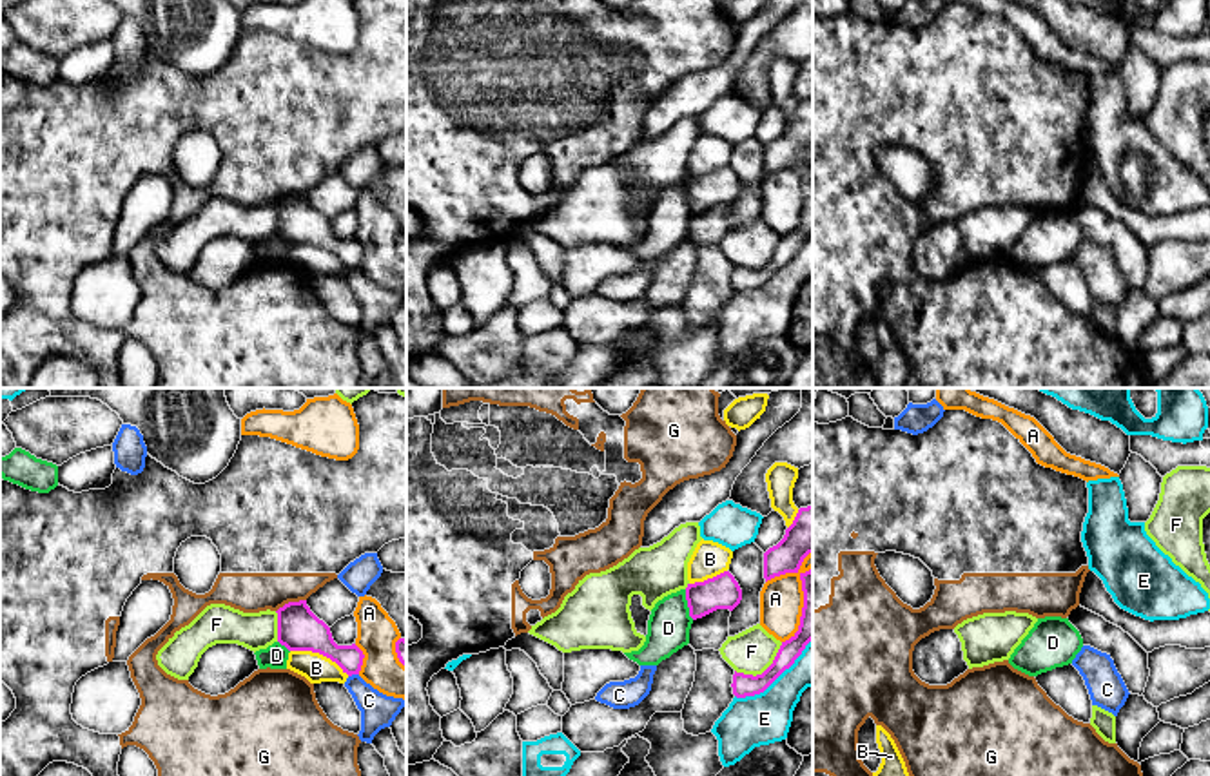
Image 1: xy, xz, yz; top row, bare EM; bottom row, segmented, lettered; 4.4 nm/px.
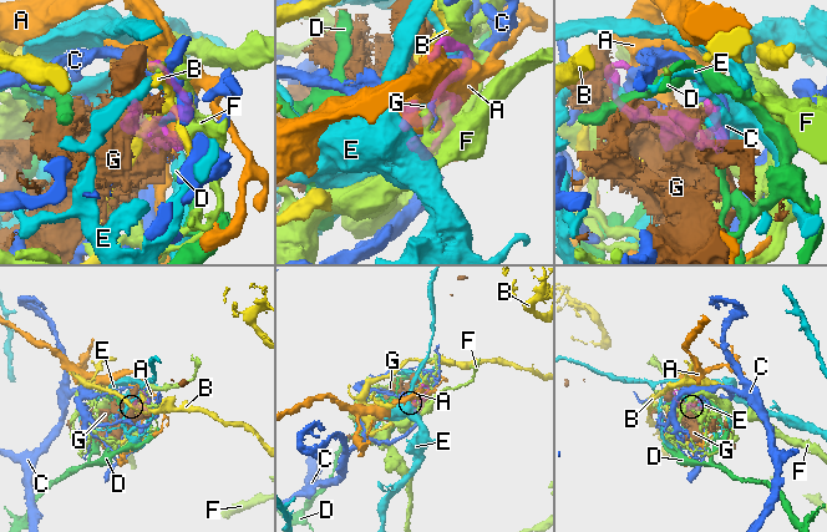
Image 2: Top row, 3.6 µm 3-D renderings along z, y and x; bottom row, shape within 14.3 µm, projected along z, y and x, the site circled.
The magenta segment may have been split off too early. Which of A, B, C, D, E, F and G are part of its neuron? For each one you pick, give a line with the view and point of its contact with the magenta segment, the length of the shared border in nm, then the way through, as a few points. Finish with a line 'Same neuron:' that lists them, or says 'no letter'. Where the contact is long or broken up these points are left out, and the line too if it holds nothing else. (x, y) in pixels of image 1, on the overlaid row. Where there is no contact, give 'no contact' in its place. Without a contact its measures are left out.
Same neuron: no letter

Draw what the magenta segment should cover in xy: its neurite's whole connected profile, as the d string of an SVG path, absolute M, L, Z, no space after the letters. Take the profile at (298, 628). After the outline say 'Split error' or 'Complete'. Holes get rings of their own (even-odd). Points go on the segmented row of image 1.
M307 600L288 602L278 611L278 642L288 651L312 651L336 662L348 676L359 674L363 651L352 645L337 645L330 627L319 620Z. Complete

